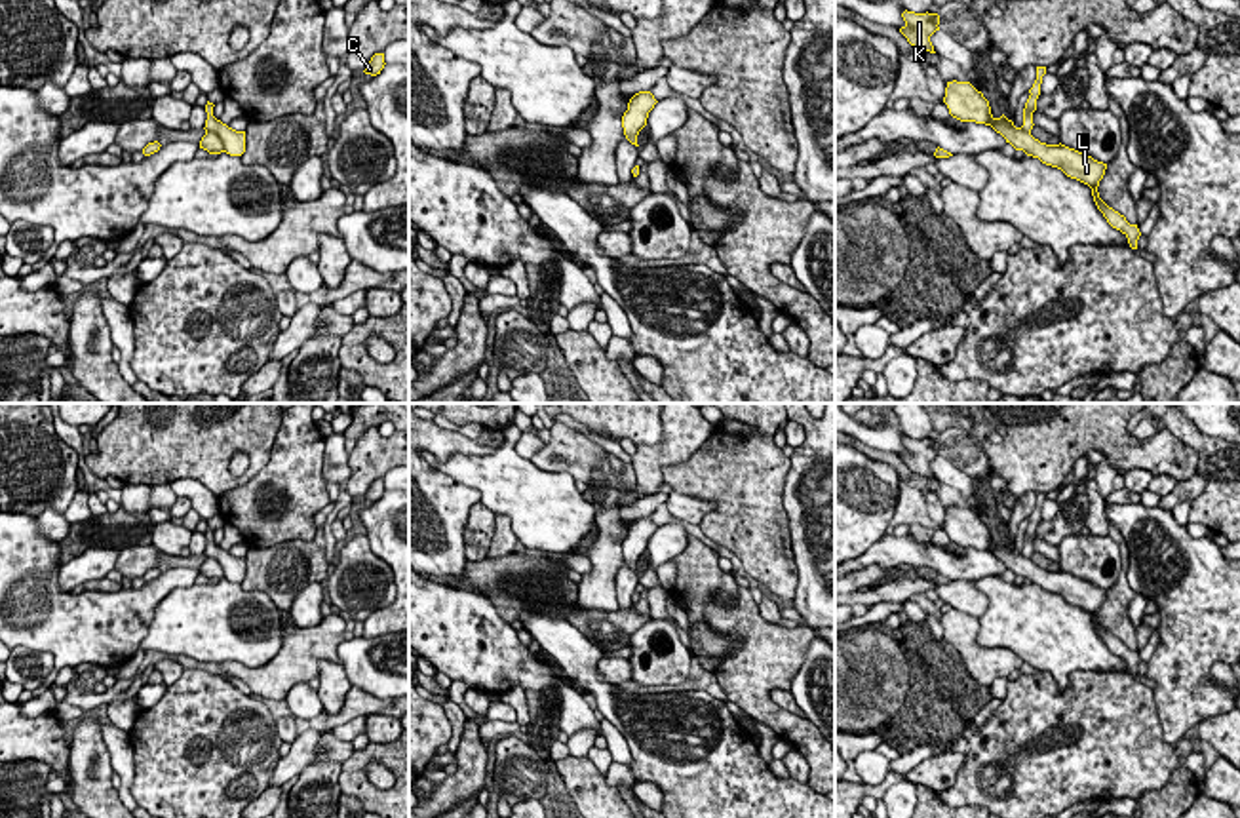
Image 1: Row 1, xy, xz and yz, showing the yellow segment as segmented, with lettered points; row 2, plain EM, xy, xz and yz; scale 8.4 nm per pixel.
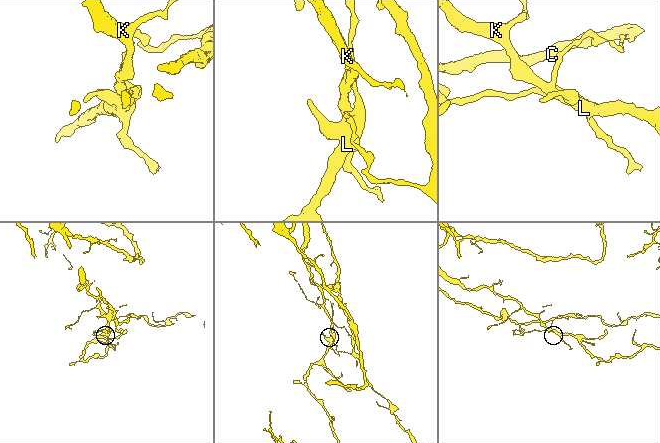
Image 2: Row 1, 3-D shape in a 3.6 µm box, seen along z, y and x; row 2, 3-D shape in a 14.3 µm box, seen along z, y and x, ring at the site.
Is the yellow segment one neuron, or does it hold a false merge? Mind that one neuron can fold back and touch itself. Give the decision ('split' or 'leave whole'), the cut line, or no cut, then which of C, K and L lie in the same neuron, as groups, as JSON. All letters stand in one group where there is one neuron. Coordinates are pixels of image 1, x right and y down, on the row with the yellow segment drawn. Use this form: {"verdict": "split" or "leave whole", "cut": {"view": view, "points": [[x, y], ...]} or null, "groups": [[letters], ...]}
{"verdict": "split", "cut": {"view": "yz", "points": [[1031, 113], [1024, 116]]}, "groups": [["C"], ["K", "L"]]}

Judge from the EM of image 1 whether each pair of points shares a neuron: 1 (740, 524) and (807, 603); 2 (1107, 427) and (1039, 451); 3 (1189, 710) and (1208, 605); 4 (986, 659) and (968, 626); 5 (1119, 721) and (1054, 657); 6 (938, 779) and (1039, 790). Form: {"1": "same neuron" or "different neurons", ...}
{"1": "different neurons", "2": "same neuron", "3": "same neuron", "4": "same neuron", "5": "different neurons", "6": "different neurons"}

